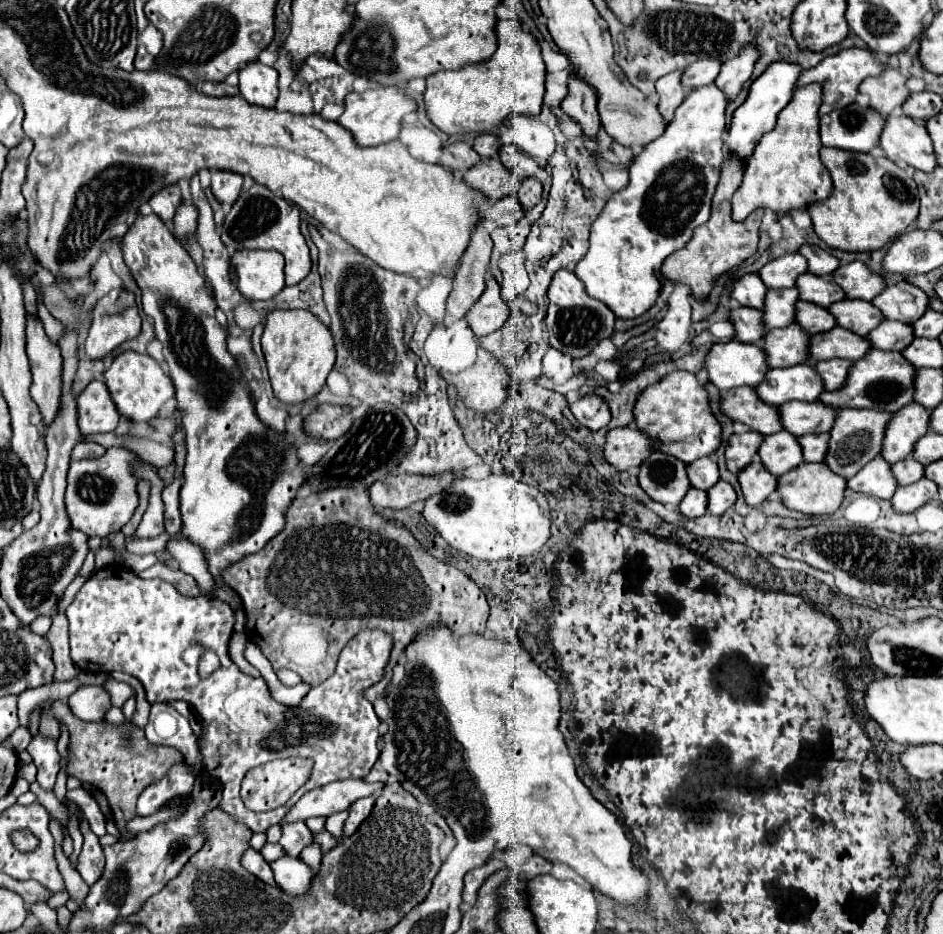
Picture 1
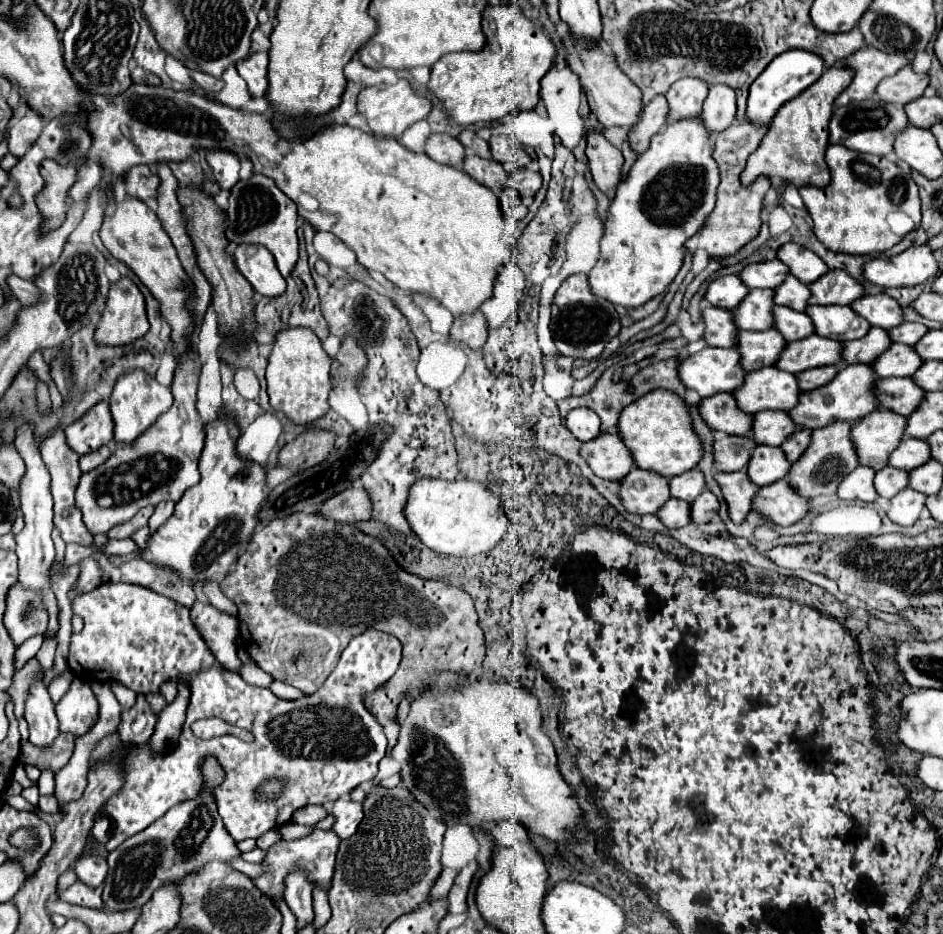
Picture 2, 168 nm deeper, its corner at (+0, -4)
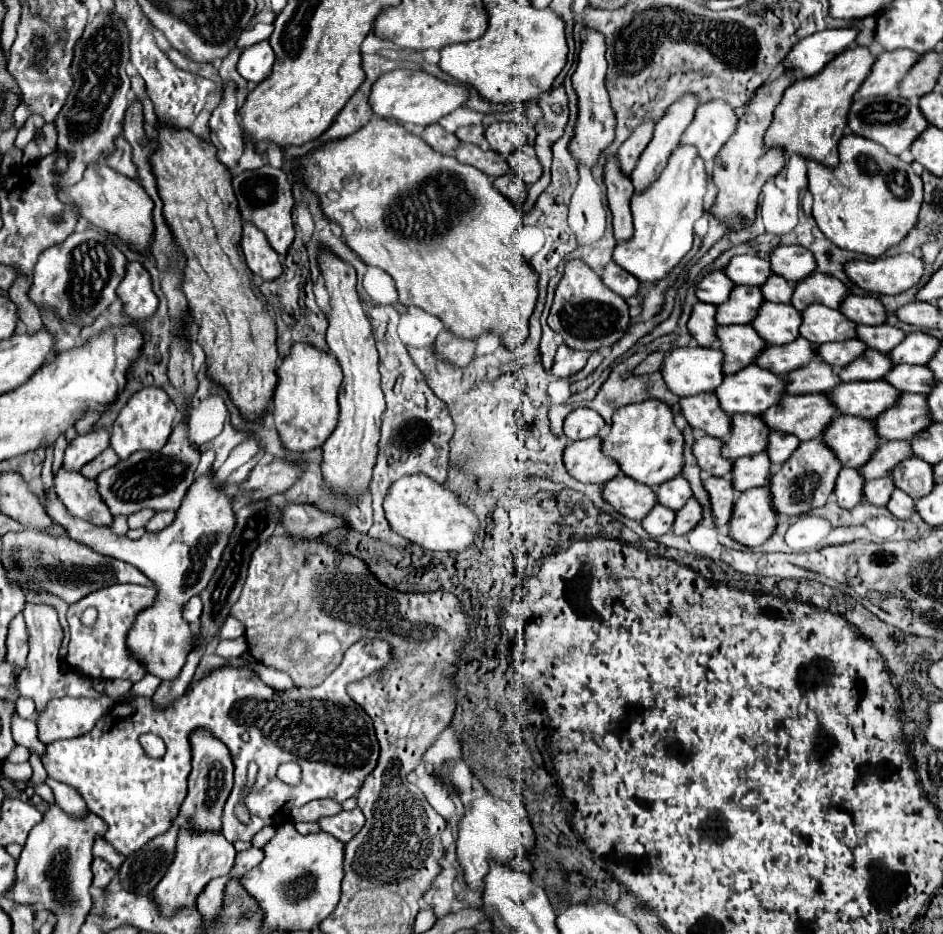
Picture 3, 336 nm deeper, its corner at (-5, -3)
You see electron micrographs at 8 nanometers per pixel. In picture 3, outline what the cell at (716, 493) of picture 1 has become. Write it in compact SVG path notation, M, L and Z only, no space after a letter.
M690 498L690 502L686 502L686 506L676 512L676 520L672 526L674 534L688 534L702 520L702 512L702 504L696 498Z

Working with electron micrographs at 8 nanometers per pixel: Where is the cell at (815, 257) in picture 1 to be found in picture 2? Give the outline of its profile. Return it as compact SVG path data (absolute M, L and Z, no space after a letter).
M797 243L781 245L777 251L777 259L783 261L789 267L789 273L805 285L811 285L821 275L825 275L825 271L829 271L823 259L819 259L811 249L805 249Z

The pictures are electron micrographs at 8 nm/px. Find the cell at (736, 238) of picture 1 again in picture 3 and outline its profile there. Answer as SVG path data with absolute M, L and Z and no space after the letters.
M784 72L774 80L768 80L764 88L758 90L758 94L750 100L748 112L740 118L736 134L722 146L714 160L712 168L712 182L718 190L714 204L710 206L710 214L718 218L728 230L740 230L746 226L752 226L756 218L756 208L758 208L758 196L762 186L774 178L776 174L782 172L786 158L782 150L766 150L762 144L764 132L772 124L774 118L774 108L778 106L784 90L794 82L796 74L794 72Z

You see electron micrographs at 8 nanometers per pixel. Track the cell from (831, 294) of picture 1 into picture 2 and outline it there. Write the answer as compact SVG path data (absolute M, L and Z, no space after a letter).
M787 275L781 285L777 285L773 295L775 305L785 305L795 311L805 311L807 299L809 299L809 287L801 285L799 279L793 279L793 275Z

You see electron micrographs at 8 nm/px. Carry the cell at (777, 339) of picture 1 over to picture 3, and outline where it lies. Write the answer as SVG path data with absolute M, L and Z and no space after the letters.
M736 324L736 326L718 326L716 330L722 352L724 352L724 374L736 374L738 370L754 364L758 354L766 348L766 342L758 338L756 330L750 324Z

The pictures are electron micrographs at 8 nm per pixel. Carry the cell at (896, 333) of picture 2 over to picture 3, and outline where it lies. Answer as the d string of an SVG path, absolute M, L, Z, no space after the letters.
M888 324L858 326L858 338L866 342L870 348L876 348L880 352L890 352L894 346L898 346L906 338L906 332Z

